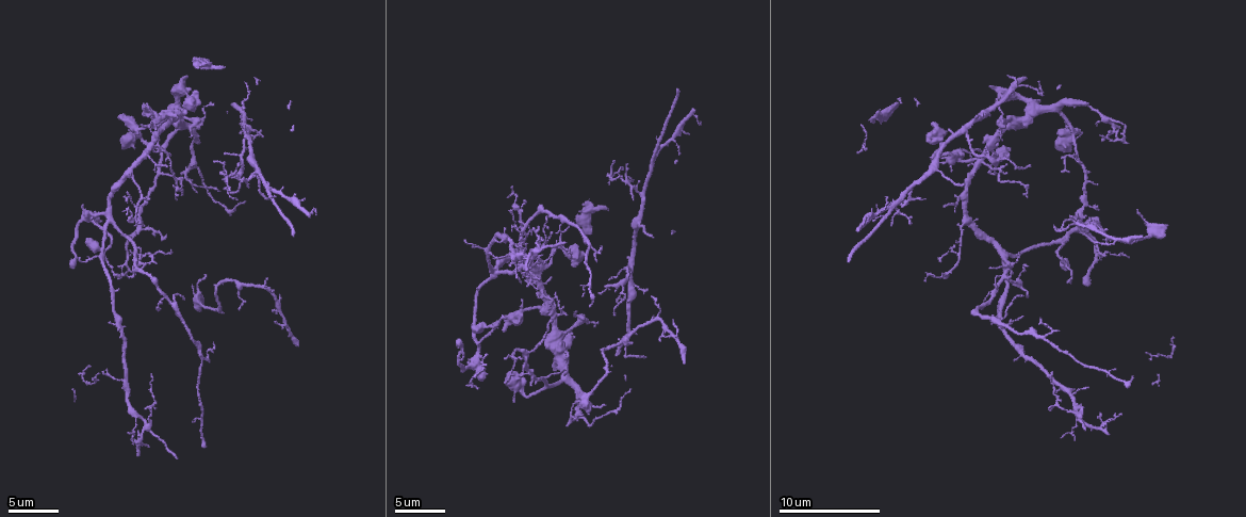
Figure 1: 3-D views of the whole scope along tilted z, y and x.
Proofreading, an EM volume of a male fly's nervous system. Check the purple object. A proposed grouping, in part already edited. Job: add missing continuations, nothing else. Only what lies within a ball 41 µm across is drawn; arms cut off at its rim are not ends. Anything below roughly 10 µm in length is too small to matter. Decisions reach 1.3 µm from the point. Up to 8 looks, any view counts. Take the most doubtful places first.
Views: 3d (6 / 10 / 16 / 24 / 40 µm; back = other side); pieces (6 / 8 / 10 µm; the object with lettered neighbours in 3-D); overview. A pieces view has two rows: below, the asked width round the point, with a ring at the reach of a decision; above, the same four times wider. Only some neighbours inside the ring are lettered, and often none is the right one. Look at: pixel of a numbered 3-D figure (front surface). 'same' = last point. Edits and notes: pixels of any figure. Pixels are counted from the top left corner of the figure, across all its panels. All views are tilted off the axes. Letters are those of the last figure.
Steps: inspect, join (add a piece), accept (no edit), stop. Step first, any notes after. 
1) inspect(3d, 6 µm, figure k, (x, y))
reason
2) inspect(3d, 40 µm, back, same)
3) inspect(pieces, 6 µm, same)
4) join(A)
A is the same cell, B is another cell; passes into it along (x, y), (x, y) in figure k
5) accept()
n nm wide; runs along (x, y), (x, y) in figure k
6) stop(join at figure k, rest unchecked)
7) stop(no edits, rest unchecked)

inspect(3d, 10 µm, figure 1, (72, 264))
branch stops here

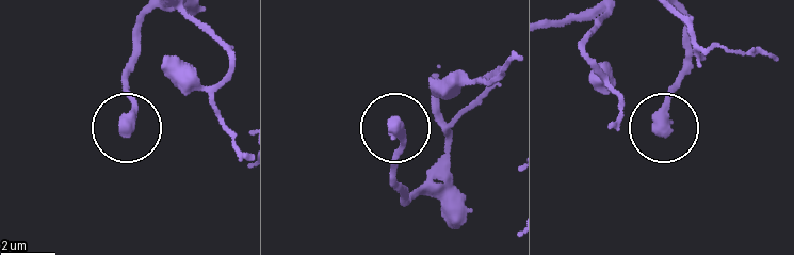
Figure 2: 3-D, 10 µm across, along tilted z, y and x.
inspect(pieces, 6 µm, figure 2, (663, 131))

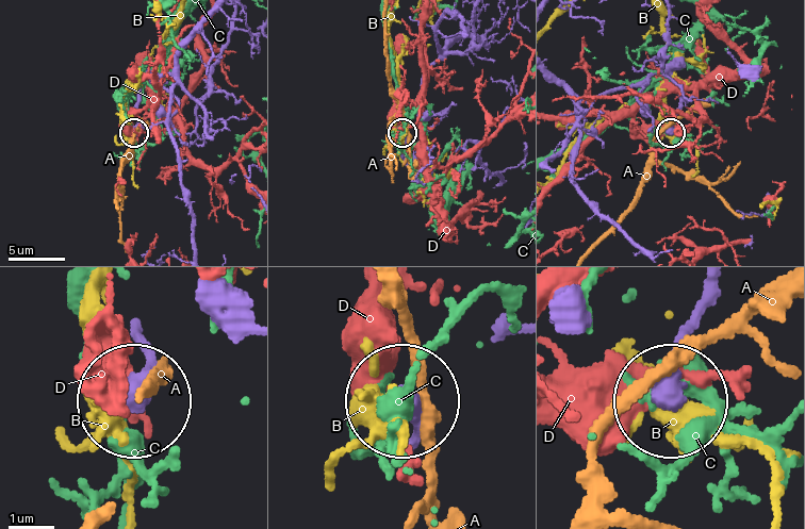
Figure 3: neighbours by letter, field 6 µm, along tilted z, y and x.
accept()
A, B, C and D are other cells; runs along (701, 291), (670, 397) in figure 3; no lettered piece goes on from it

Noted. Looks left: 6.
inspect(pieces, 8 µm, figure 1, (962, 186))
thin end

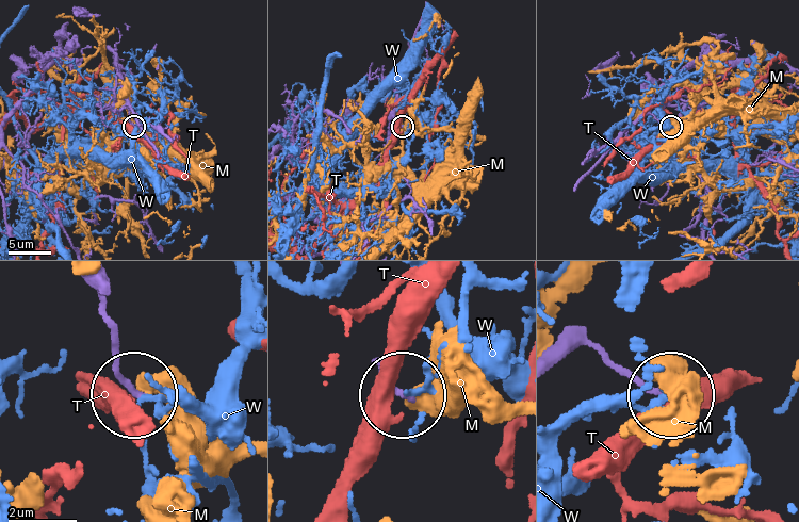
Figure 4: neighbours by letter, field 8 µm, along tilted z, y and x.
accept()
160 nm wide; M, T and W are other cells; no lettered piece goes on from it

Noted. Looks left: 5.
inspect(pieces, 6 µm, figure 1, (1097, 217))
an open end

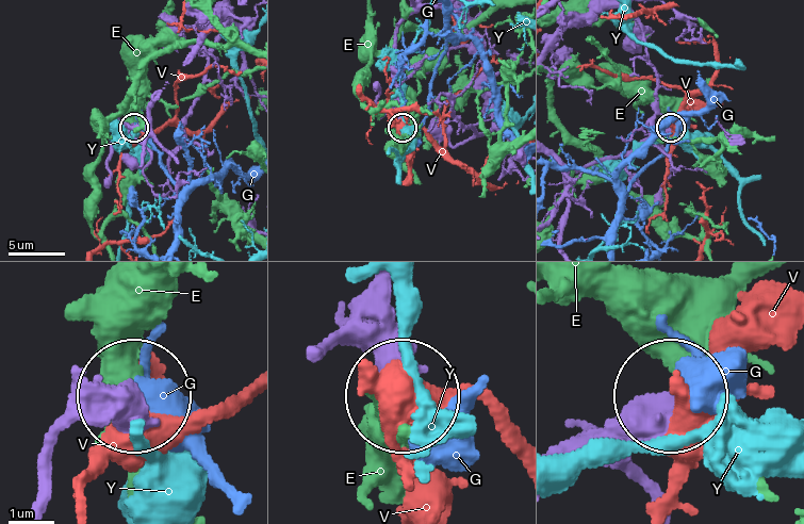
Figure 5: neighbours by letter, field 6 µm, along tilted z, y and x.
accept()
E, G, V and Y are other cells; none of them fits

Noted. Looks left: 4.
inspect(pieces, 6 µm, figure 1, (118, 276))

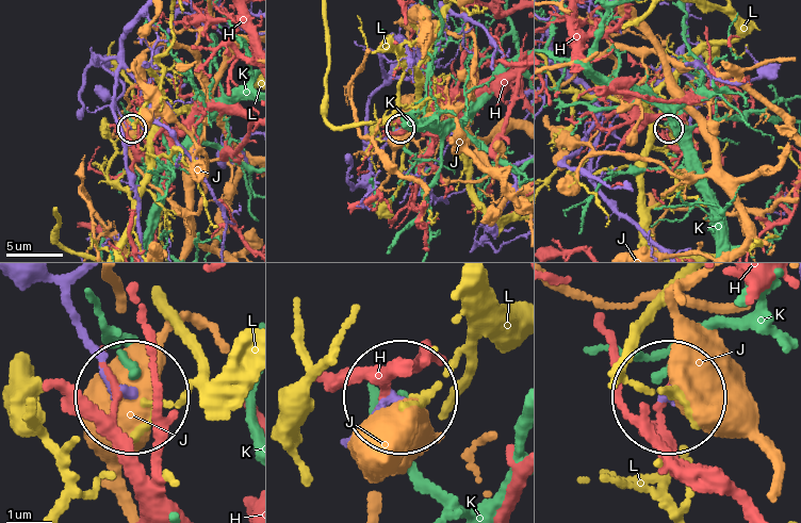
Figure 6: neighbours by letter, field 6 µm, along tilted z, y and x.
accept()
H, J, K and L are other cells; none of them fits

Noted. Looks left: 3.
stop(no edits, rest unchecked)

